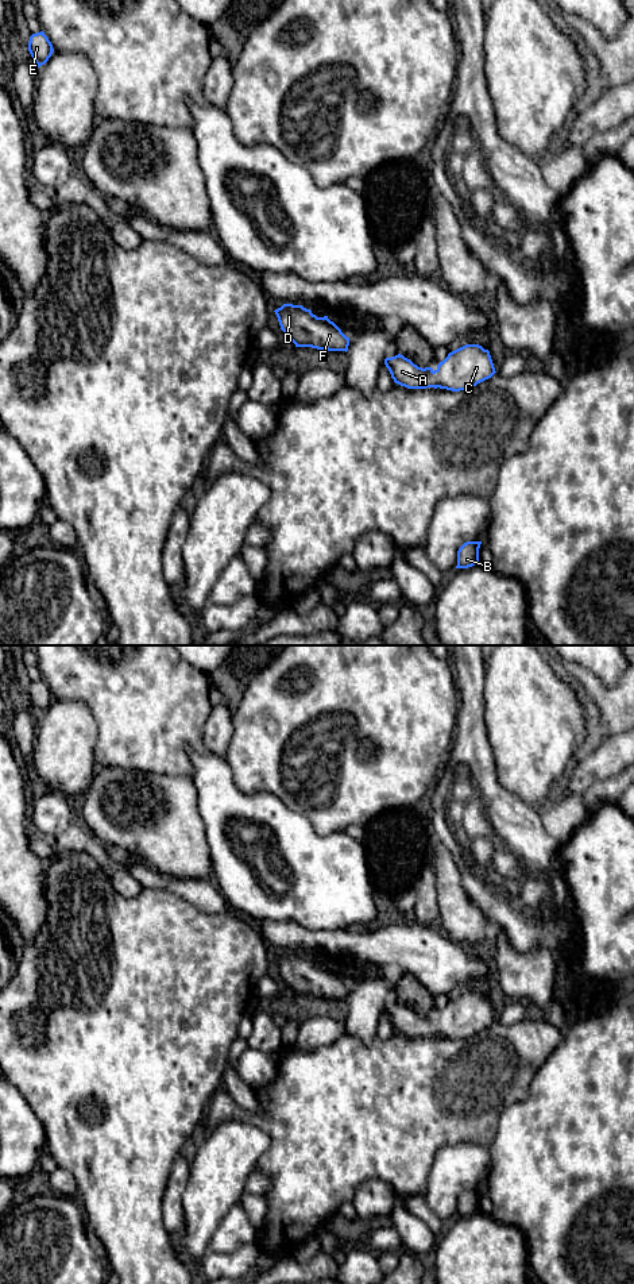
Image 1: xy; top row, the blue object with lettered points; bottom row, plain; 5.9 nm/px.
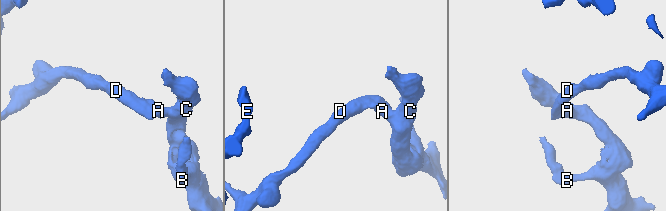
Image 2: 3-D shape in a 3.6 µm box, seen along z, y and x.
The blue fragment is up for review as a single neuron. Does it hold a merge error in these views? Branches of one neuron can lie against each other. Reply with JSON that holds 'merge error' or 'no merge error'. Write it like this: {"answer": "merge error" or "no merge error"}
{"answer": "no merge error"}

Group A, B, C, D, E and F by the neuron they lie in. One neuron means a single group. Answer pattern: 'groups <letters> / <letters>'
groups A B C D E F

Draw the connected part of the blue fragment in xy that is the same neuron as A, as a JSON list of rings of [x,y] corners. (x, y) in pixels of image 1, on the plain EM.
[[[465,992],[449,1000],[436,1018],[418,1015],[401,1002],[386,1006],[384,1013],[394,1030],[407,1037],[460,1040],[472,1037],[496,1021],[490,999],[479,992]]]

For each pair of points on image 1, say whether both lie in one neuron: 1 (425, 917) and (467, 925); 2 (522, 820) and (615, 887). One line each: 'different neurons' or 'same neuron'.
1: different neurons
2: different neurons

